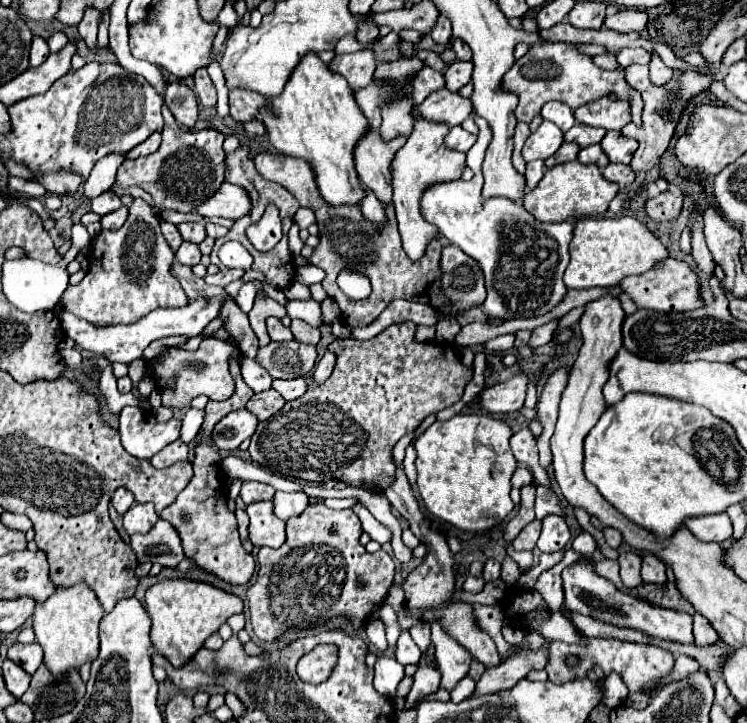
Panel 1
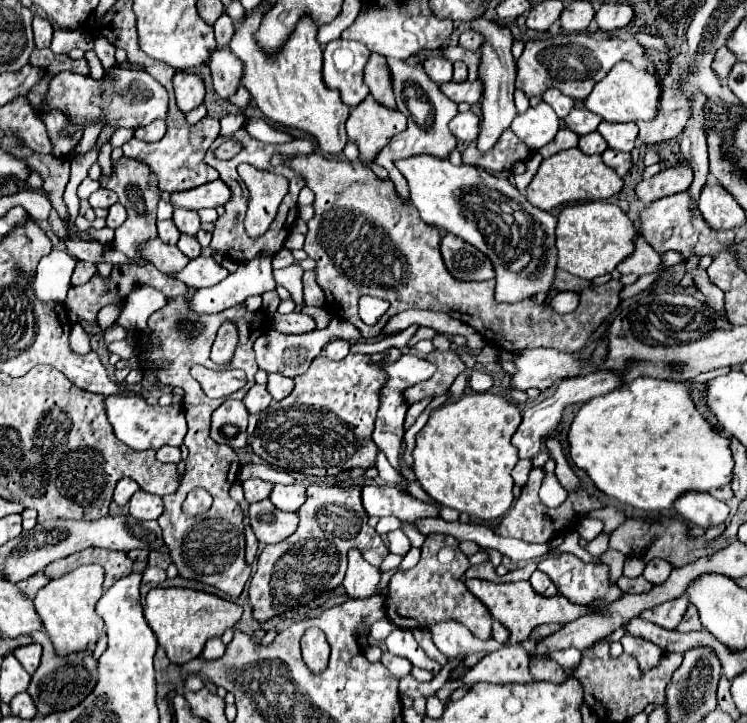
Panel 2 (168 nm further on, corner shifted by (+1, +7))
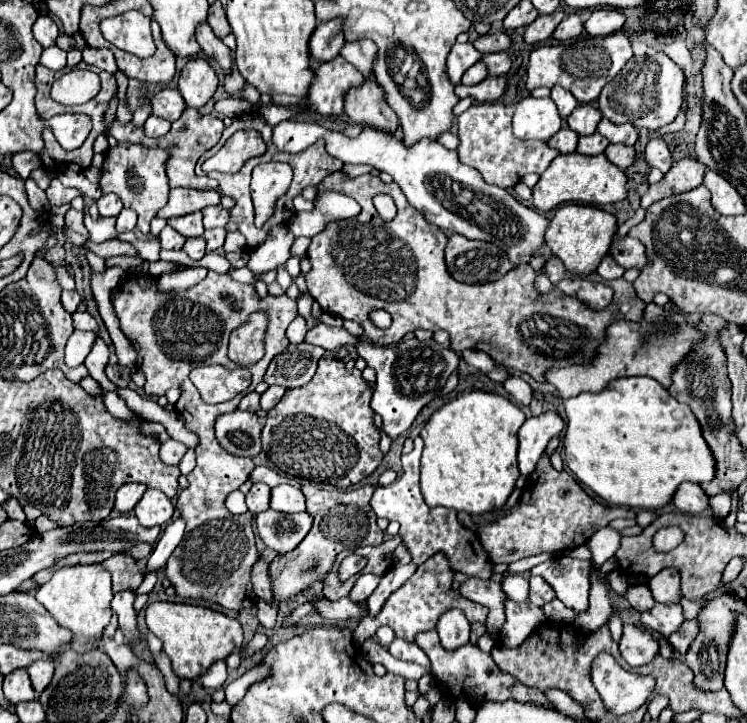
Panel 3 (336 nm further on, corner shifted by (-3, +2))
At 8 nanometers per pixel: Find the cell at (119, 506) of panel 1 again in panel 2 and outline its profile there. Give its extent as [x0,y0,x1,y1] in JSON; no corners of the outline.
[113,478,139,506]

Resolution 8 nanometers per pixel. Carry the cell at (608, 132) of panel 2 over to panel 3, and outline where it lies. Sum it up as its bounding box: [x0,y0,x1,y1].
[597,119,637,145]

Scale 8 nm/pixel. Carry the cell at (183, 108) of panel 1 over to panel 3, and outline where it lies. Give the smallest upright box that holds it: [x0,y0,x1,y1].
[179,57,219,109]

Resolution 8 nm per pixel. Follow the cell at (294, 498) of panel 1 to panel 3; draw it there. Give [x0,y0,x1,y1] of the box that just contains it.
[271,485,305,513]

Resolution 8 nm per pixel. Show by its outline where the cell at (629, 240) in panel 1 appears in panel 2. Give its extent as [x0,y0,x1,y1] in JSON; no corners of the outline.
[557,202,639,280]

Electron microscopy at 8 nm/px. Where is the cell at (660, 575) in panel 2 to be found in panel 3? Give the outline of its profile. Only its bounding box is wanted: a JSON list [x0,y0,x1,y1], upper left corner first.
[649,567,681,603]

